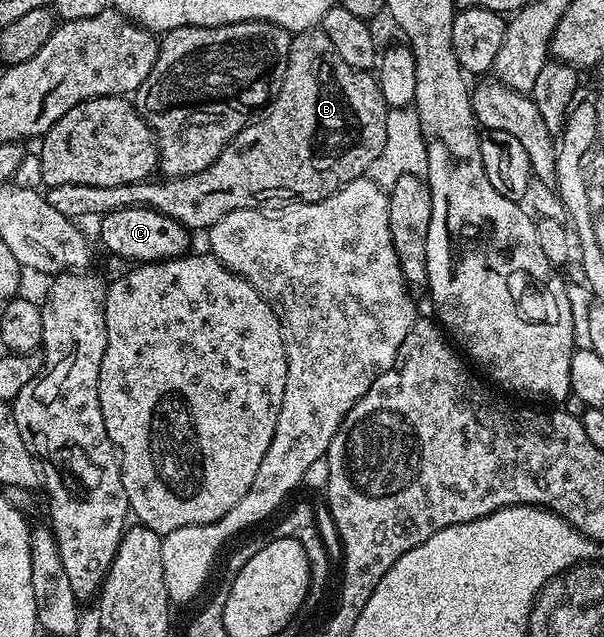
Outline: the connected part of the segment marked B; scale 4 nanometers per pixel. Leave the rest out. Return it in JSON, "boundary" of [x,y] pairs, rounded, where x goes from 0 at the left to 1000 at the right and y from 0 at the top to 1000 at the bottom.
{"boundary":[[[530,42],[510,46],[507,52],[490,53],[478,66],[478,97],[472,107],[472,116],[465,119],[465,130],[455,141],[455,151],[447,157],[442,166],[445,179],[440,184],[414,188],[404,203],[397,203],[391,212],[376,224],[376,231],[369,231],[369,237],[363,243],[363,250],[356,250],[356,256],[349,256],[349,262],[343,262],[328,272],[318,272],[308,278],[283,278],[278,281],[248,281],[243,284],[225,284],[215,290],[199,290],[197,294],[144,294],[144,287],[104,287],[103,290],[79,292],[75,311],[78,319],[84,319],[84,325],[91,325],[91,331],[98,331],[98,338],[116,344],[129,344],[127,341],[156,341],[166,344],[184,331],[197,331],[204,325],[243,325],[255,328],[265,334],[273,334],[283,344],[290,344],[308,359],[315,363],[343,363],[356,350],[363,350],[363,344],[369,344],[369,338],[376,338],[382,331],[402,331],[404,328],[430,328],[444,323],[447,319],[490,319],[493,316],[533,316],[538,309],[565,295],[575,284],[584,284],[589,278],[601,278],[609,273],[614,256],[621,256],[621,250],[627,250],[627,237],[634,237],[634,224],[641,224],[641,181],[646,168],[637,163],[636,152],[631,148],[626,133],[626,122],[616,113],[599,111],[596,108],[583,108],[575,105],[575,99],[568,99],[568,91],[561,86],[561,80],[555,80],[555,74],[548,74],[548,61],[541,61],[541,55]]]}

